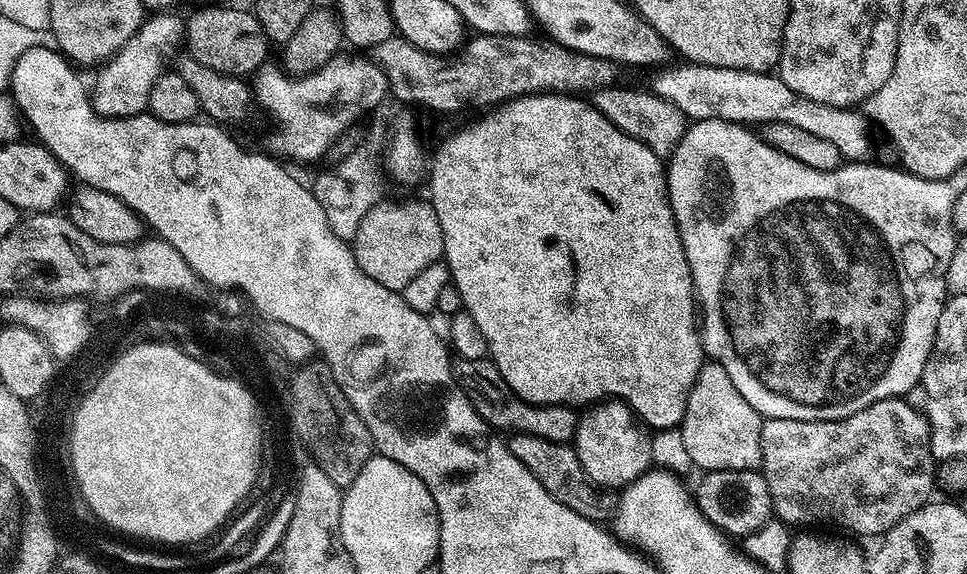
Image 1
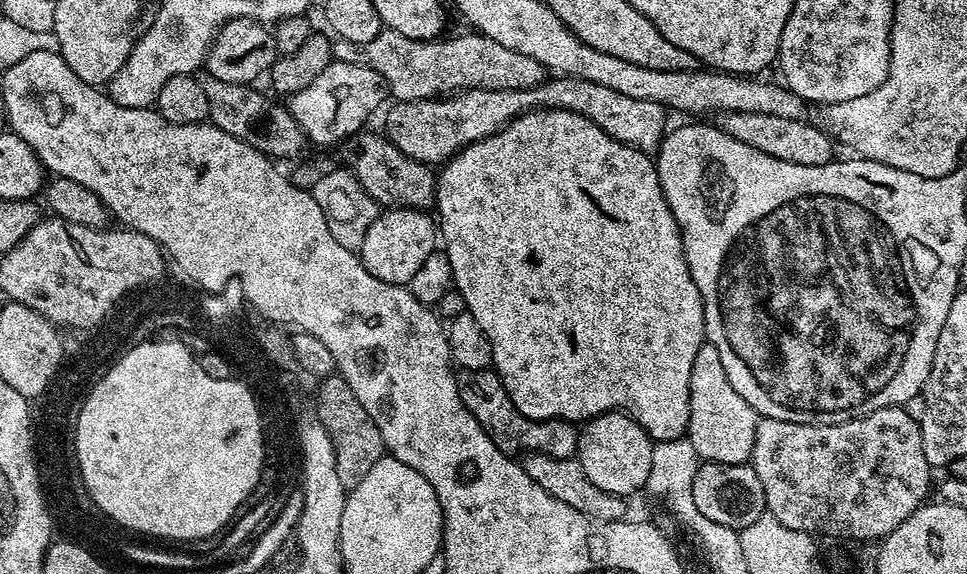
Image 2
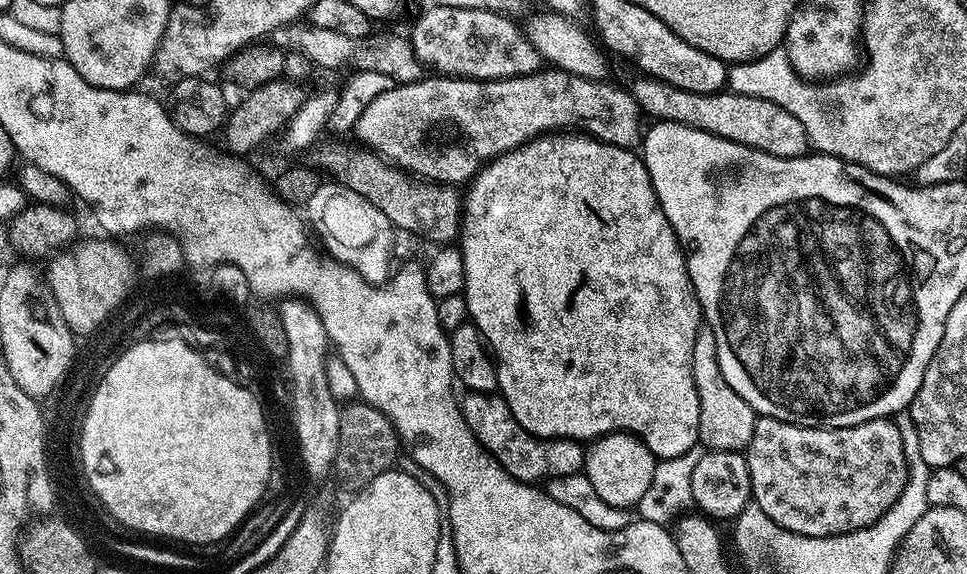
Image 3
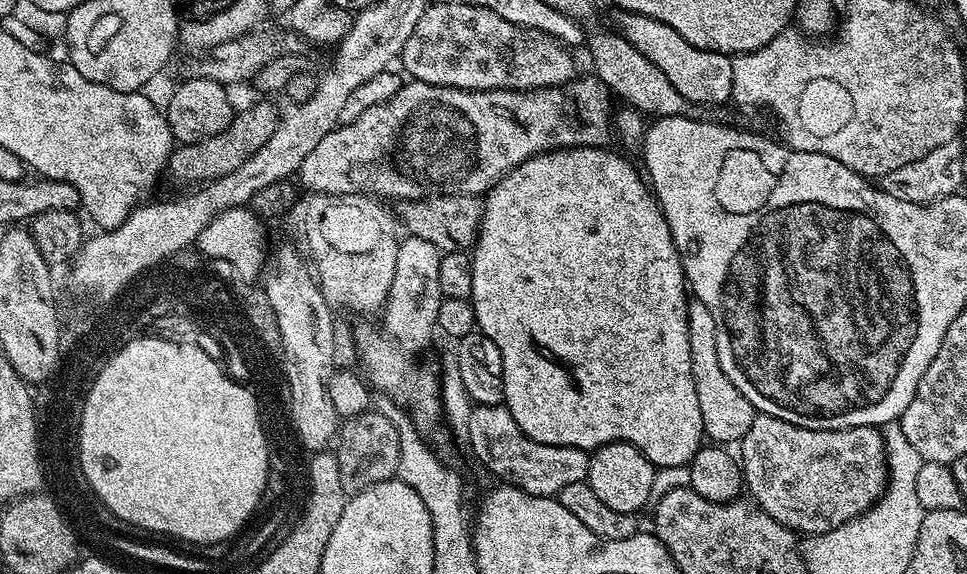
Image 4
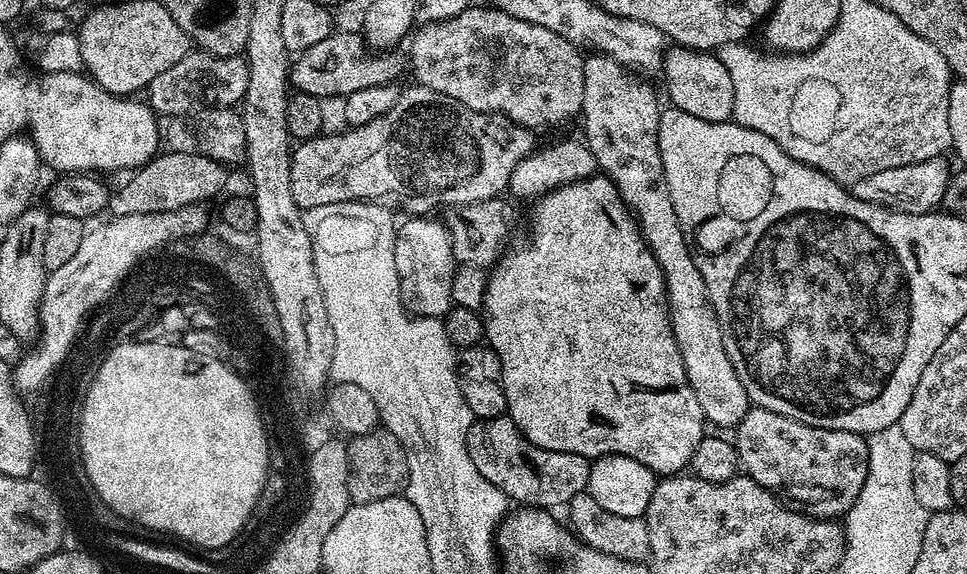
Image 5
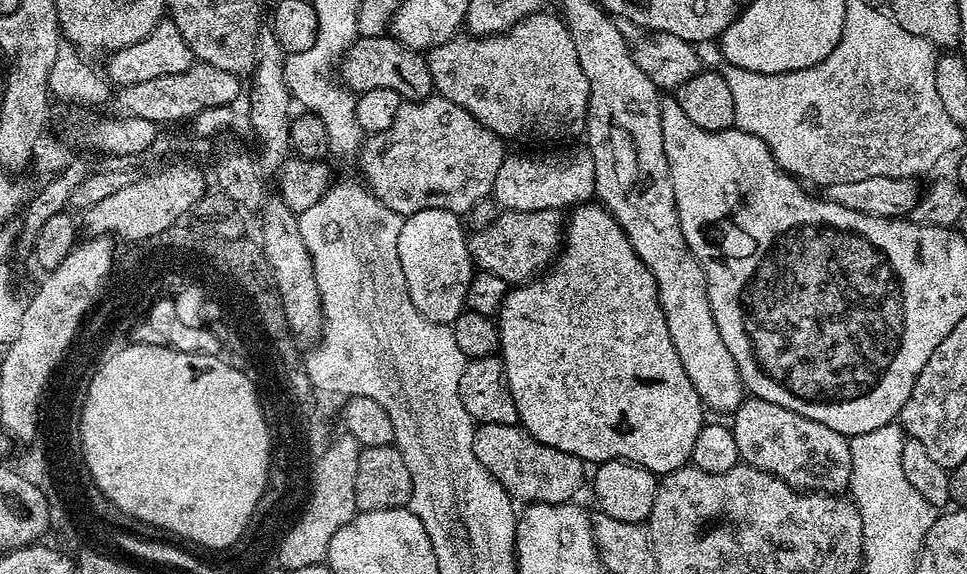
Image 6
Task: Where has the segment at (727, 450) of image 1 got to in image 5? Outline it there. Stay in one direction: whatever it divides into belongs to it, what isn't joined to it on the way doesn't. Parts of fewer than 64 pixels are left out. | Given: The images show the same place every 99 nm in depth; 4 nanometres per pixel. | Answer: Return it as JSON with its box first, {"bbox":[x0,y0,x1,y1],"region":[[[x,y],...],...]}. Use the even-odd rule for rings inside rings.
{"bbox":[644,236,750,429],"region":[[[644,236],[644,240],[664,272],[668,291],[668,313],[672,319],[674,338],[678,342],[682,362],[686,366],[688,384],[694,390],[694,398],[698,398],[698,406],[702,410],[705,421],[709,425],[717,424],[720,428],[735,429],[748,413],[750,401],[746,394],[746,386],[742,386],[742,378],[738,378],[734,370],[734,362],[730,362],[730,354],[726,354],[726,342],[722,342],[722,326],[718,322],[718,314],[714,314],[714,306],[708,297],[706,282],[694,262],[691,250],[688,249],[688,238],[687,236]]]}

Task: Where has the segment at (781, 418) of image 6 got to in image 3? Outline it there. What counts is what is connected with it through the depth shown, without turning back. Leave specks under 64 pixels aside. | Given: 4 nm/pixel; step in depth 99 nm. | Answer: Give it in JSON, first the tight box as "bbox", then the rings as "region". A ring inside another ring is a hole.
{"bbox":[746,416,907,535],"region":[[[760,416],[746,449],[752,500],[786,531],[844,535],[878,522],[907,486],[902,437],[892,418],[845,428],[807,428]]]}

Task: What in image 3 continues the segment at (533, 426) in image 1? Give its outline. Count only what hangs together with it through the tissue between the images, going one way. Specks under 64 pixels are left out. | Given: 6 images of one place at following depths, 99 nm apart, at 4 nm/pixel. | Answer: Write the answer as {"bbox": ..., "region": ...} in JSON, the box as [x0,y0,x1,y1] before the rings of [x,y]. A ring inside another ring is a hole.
{"bbox":[459,392,585,482],"region":[[[468,392],[467,395],[459,401],[460,410],[464,414],[464,421],[470,426],[474,438],[479,440],[481,446],[496,459],[497,462],[515,480],[525,482],[547,482],[556,476],[574,476],[584,471],[584,453],[585,445],[579,440],[546,440],[542,436],[531,436],[525,428],[514,418],[510,406],[504,401],[504,397],[491,392]]]}

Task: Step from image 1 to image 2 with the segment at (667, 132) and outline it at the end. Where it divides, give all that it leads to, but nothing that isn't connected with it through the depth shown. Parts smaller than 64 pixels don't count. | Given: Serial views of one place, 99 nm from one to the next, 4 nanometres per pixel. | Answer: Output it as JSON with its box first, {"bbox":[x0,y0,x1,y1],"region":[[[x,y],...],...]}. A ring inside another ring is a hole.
{"bbox":[388,74,669,166],"region":[[[559,74],[545,79],[536,88],[526,90],[469,88],[435,100],[406,100],[393,105],[388,112],[388,139],[394,146],[398,146],[398,150],[402,150],[402,154],[429,166],[447,164],[464,148],[499,132],[523,112],[538,108],[561,108],[582,114],[606,130],[610,138],[649,154],[659,149],[669,127],[669,113],[658,102],[629,98],[627,94],[618,94],[618,90],[610,90],[607,86],[598,86],[577,76]]]}

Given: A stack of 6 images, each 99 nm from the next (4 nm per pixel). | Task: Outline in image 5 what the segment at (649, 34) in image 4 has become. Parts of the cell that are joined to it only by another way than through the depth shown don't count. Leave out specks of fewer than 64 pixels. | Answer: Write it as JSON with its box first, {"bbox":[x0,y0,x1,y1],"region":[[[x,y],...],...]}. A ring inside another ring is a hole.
{"bbox":[662,46,734,124],"region":[[[672,46],[665,51],[662,77],[668,83],[671,107],[686,110],[702,122],[723,124],[733,119],[734,82],[730,82],[730,70],[720,60],[719,55],[708,50]]]}

